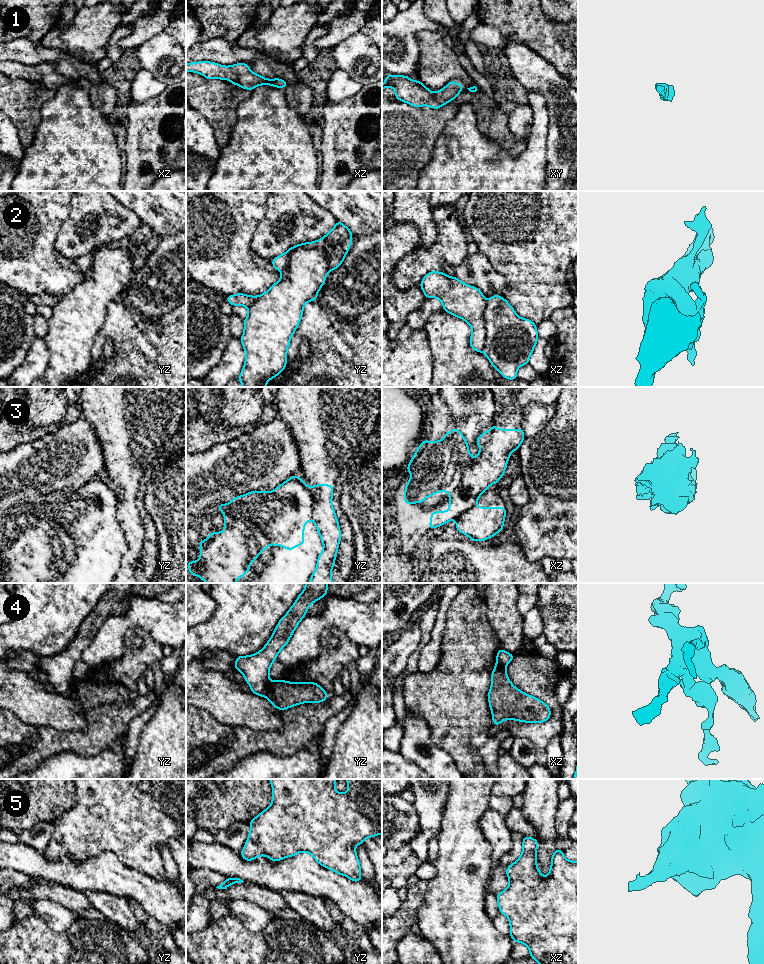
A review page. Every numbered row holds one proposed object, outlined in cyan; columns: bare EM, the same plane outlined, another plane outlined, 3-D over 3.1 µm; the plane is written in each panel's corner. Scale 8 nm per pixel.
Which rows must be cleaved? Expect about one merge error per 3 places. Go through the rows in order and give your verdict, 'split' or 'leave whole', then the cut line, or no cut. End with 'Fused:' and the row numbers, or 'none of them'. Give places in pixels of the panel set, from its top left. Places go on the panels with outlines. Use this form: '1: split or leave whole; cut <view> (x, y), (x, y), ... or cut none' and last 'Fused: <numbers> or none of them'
1: leave whole; cut none
2: split; cut xz (488, 301), (485, 310), (485, 345), (482, 351)
3: split; cut yz (307, 487), (312, 499), (313, 519)
4: split; cut yz (271, 681), (265, 696)
5: leave whole; cut none
Fused: 2, 3, 4

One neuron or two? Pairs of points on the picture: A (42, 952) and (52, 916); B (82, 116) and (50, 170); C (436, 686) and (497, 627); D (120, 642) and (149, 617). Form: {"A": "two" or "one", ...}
{"A": "two", "B": "one", "C": "two", "D": "one"}

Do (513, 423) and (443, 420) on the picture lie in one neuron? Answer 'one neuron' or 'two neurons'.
one neuron

